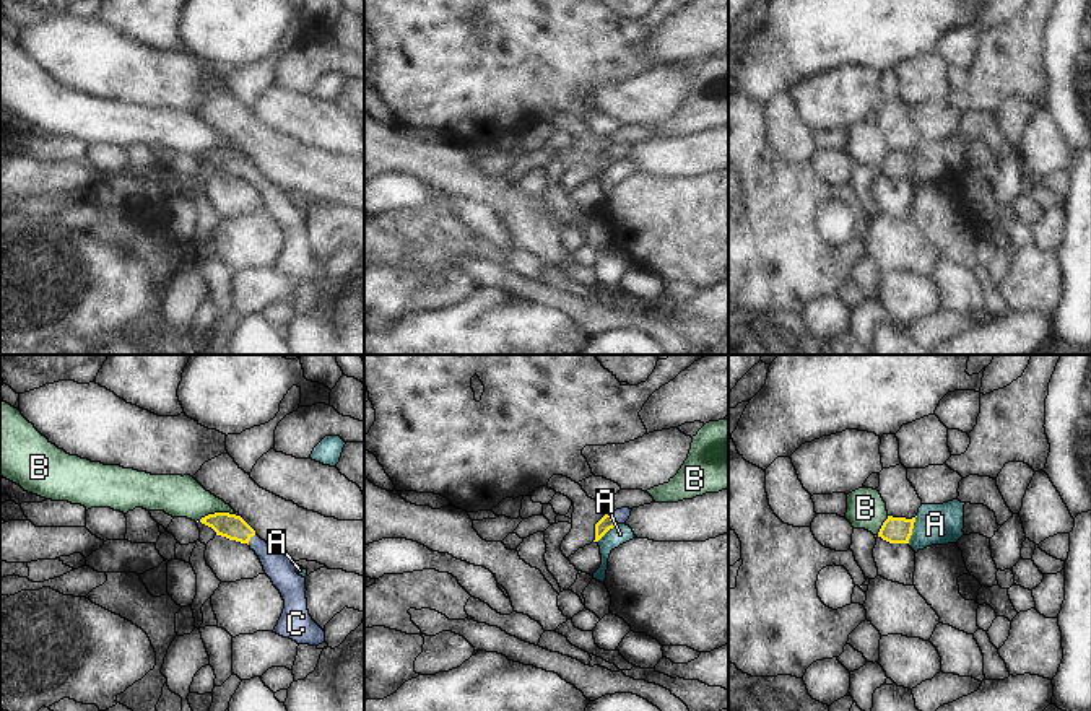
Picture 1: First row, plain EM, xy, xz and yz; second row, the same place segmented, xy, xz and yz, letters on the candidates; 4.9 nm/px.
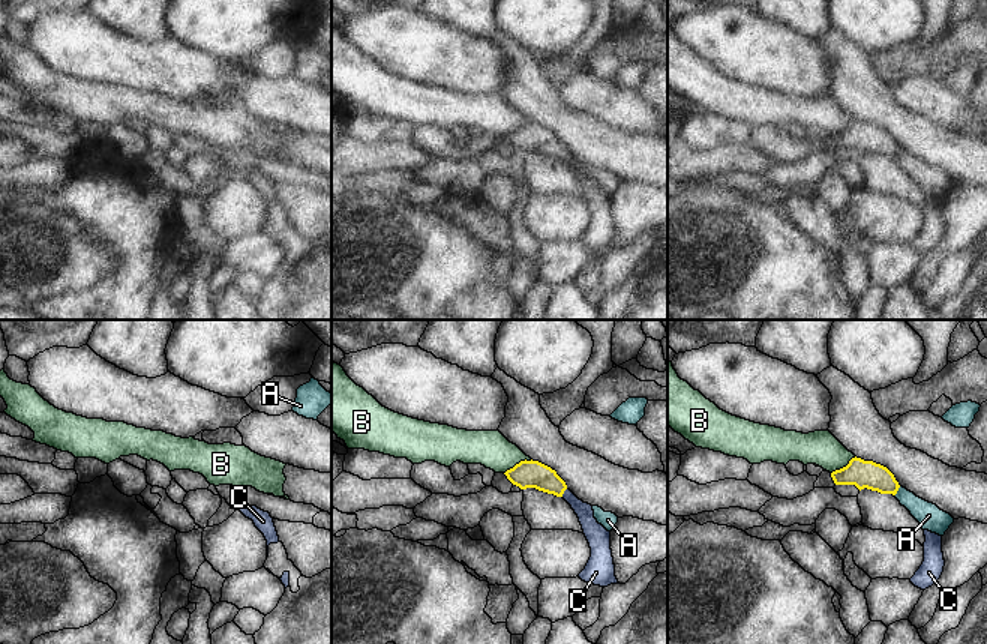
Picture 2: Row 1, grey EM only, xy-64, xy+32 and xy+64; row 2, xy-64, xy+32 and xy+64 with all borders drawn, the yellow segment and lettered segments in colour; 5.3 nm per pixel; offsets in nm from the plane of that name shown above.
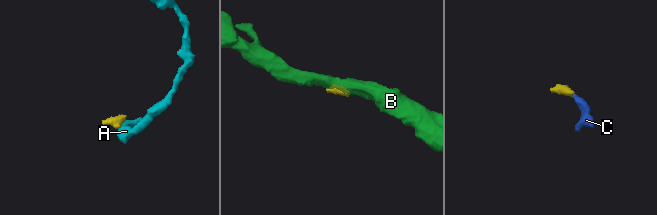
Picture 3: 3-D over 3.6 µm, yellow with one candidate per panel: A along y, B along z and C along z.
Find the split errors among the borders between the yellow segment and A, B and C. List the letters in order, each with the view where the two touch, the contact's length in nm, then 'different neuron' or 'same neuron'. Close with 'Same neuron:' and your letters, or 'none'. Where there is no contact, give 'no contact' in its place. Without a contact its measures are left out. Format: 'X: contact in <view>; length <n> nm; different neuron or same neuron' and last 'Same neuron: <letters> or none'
A: contact in yz; length 140 nm; different neuron
B: contact in xy; length 220 nm; different neuron
C: contact in xy; length 70 nm; same neuron
Same neuron: C

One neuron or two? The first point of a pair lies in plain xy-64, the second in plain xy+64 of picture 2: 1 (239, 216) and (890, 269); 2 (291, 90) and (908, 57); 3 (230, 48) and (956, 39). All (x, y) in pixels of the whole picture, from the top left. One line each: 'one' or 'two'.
1: two
2: two
3: two

